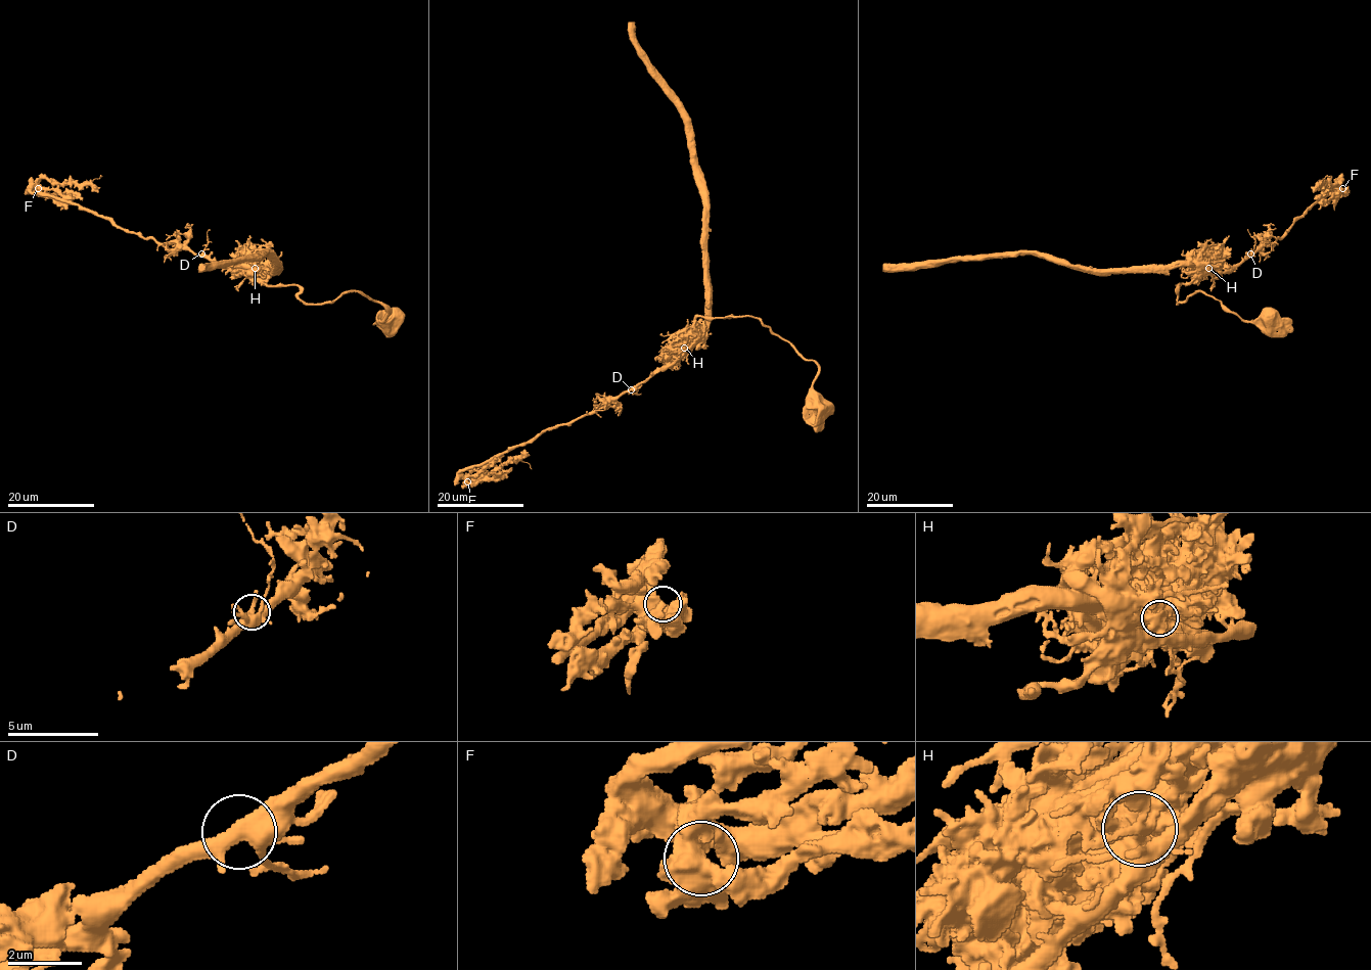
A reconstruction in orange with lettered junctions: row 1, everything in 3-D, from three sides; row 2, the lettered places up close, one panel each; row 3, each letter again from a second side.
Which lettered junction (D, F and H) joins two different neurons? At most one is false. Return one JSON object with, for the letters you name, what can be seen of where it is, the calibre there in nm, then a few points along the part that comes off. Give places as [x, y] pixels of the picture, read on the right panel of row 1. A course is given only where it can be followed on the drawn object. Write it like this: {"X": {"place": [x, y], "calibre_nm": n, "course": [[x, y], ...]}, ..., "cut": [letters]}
{"H": {"place": [1208, 268], "calibre_nm": 600, "course": [[1209, 268], [1210, 273], [1228, 273], [1272, 243], [1335, 187], [1340, 179], [1322, 182], [1329, 177]]}, "cut": ["H"]}

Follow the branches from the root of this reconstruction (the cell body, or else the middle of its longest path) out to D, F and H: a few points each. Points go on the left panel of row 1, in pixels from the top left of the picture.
D: (396, 324), (384, 323), (389, 312), (356, 291), (304, 304), (295, 285), (258, 282), (201, 253)
F: (396, 324), (356, 291), (304, 304), (295, 285), (255, 281), (238, 267), (127, 232), (38, 188)
H: (396, 324), (384, 323), (389, 312), (356, 291), (329, 303), (304, 304), (298, 286), (268, 286), (256, 268)

